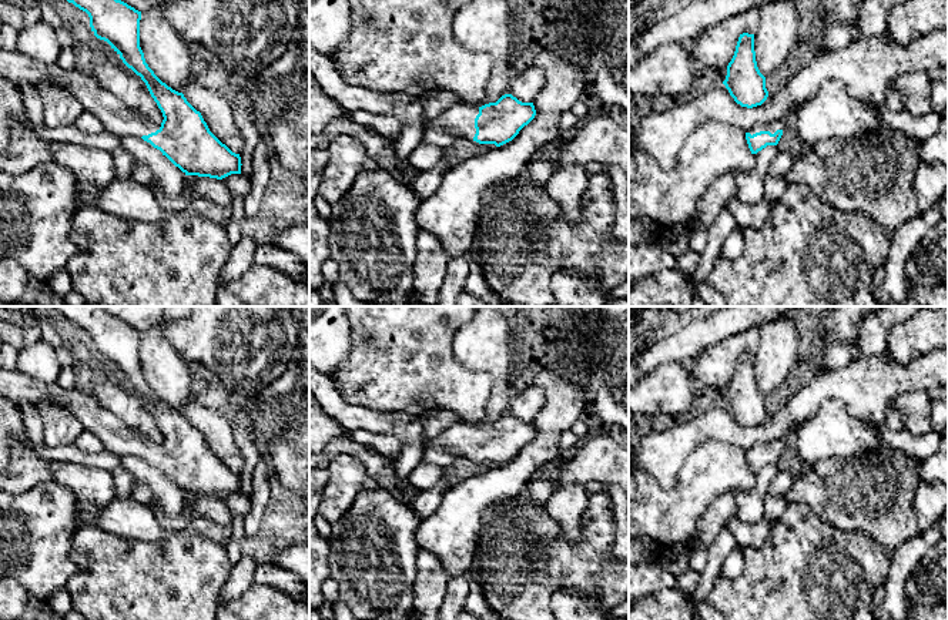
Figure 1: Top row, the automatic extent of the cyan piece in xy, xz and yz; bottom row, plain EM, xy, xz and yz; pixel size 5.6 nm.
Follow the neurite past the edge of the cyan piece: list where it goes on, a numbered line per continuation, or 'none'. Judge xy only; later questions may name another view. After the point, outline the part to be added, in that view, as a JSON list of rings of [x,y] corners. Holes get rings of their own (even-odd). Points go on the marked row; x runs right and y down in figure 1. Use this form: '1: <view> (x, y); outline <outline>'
1: xy (116, 117); outline [[[0,47],[0,77],[14,84],[51,83],[68,91],[84,108],[94,114],[105,131],[115,135],[141,138],[160,130],[161,123],[154,123],[145,115],[128,108],[117,97],[104,90],[90,73],[76,68],[63,68],[58,63],[40,63],[17,48]]]

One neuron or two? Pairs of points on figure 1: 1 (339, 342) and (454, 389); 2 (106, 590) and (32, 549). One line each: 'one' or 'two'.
1: two
2: two

